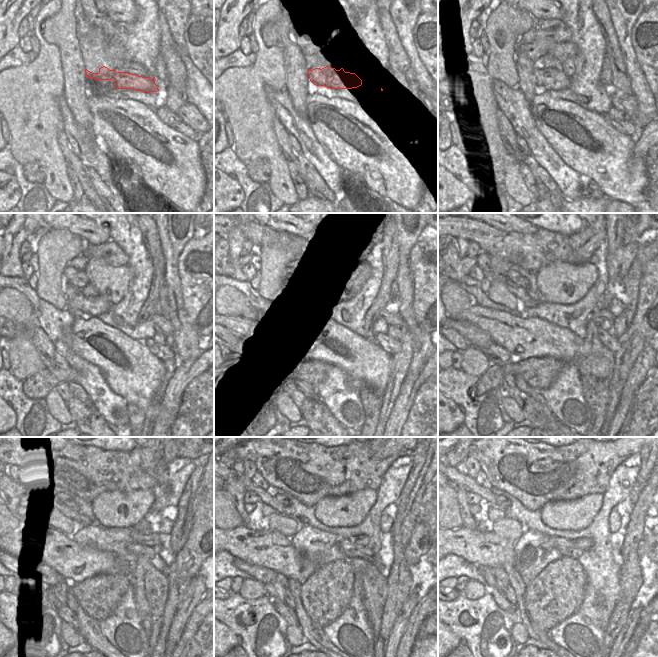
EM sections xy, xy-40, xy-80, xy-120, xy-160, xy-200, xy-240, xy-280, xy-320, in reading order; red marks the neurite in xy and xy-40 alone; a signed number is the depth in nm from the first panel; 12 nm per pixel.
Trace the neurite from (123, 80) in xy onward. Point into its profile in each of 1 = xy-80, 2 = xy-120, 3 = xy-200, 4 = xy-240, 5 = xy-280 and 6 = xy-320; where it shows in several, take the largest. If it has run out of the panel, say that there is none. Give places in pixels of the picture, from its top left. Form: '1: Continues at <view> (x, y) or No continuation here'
1: Continues at xy-80 (550, 78)
2: Continues at xy-120 (96, 304)
3: Continues at xy-200 (530, 299)
4: Continues at xy-240 (49, 501)
5: Continues at xy-280 (266, 498)
6: Continues at xy-320 (465, 482).

